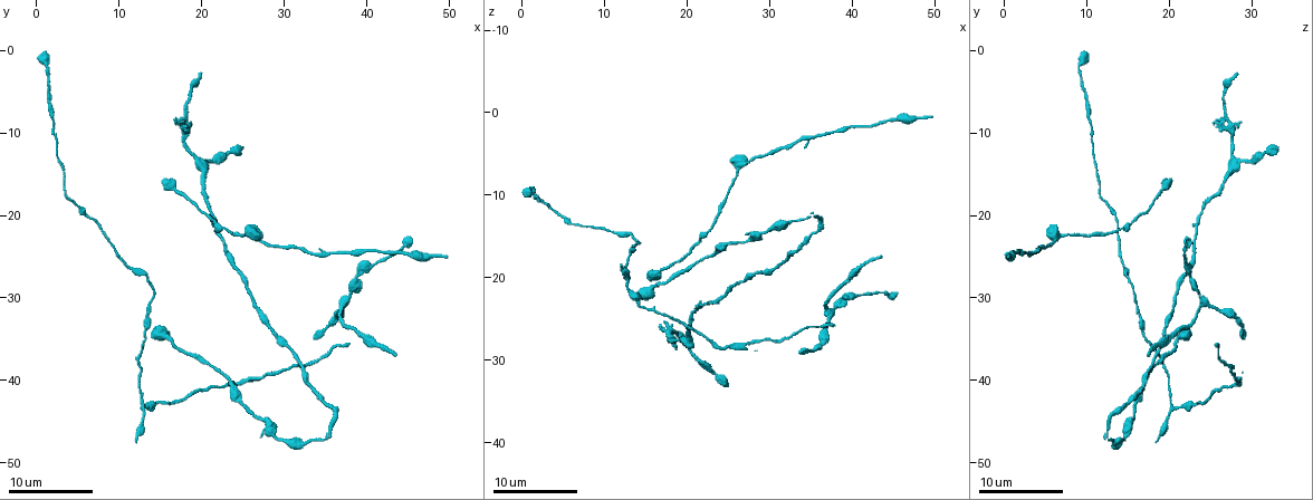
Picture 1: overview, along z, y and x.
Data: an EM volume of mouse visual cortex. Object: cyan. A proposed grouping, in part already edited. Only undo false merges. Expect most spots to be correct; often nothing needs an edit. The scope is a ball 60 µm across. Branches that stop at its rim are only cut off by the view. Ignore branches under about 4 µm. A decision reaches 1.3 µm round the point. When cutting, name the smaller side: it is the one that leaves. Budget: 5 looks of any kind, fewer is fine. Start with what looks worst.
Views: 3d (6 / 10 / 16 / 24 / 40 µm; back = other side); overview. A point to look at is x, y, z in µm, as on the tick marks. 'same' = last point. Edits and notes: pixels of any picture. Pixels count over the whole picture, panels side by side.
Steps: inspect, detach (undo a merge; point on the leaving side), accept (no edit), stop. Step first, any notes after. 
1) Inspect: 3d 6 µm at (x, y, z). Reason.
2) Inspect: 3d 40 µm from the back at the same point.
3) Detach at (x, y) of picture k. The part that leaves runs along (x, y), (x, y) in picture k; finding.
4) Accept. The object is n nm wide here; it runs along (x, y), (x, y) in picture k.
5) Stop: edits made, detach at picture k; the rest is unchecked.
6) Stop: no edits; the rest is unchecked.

Inspect: 3d 16 µm at (13.0, 36.0, 18.0).

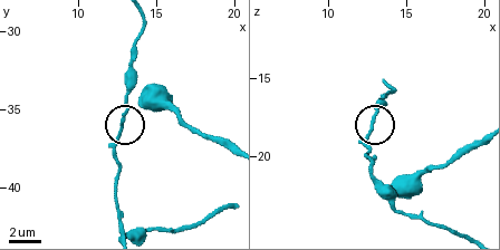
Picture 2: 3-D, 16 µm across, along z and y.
Inspect: 3d 16 µm from the back at (13.0, 36.2, 18.2).

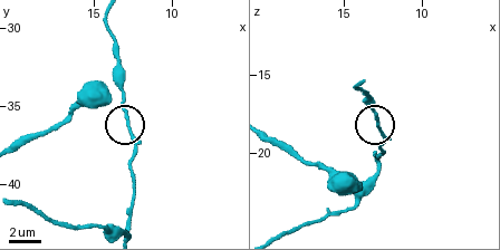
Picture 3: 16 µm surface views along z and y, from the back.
Accept. One cell here.

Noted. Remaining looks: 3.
Inspect: 3d 10 µm at (36.5, 31.0, 23.5).

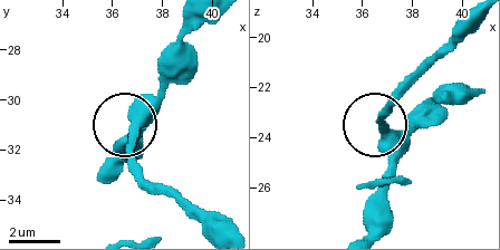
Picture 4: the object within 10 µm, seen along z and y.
Accept. The object is 380 nm wide here; all the same cell.

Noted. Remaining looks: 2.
Inspect: 3d 16 µm at (19.0, 18.5, 18.0).

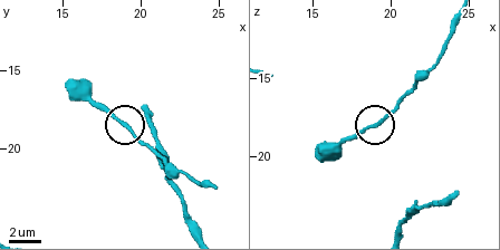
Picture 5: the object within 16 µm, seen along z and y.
Inspect: 3d 16 µm from the back at (19.0, 18.6, 18.0).

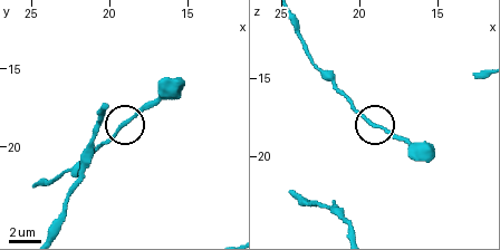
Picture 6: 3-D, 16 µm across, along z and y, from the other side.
Accept. Continuous, no second cell.

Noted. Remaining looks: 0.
Stop: no edits; the rest is unchecked.

